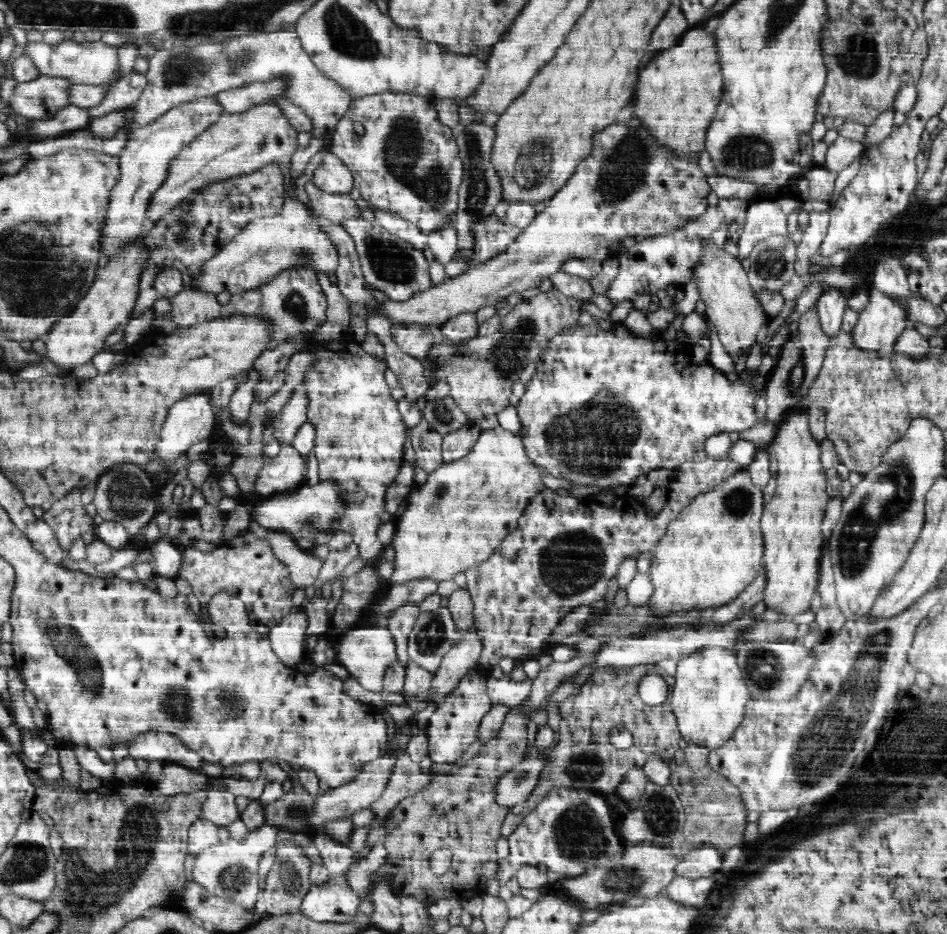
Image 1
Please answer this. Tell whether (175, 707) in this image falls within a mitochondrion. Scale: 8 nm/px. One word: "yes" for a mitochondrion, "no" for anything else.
yes

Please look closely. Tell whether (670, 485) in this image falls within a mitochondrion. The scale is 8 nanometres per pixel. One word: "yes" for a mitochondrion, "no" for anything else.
no

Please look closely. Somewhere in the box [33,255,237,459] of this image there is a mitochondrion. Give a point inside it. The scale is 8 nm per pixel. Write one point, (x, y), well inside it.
(68, 283)

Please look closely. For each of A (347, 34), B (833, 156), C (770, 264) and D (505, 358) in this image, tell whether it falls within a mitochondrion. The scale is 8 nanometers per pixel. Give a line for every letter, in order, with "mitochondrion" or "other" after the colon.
A: mitochondrion
B: other
C: mitochondrion
D: mitochondrion

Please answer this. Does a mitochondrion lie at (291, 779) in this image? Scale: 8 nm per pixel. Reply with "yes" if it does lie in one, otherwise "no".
no

